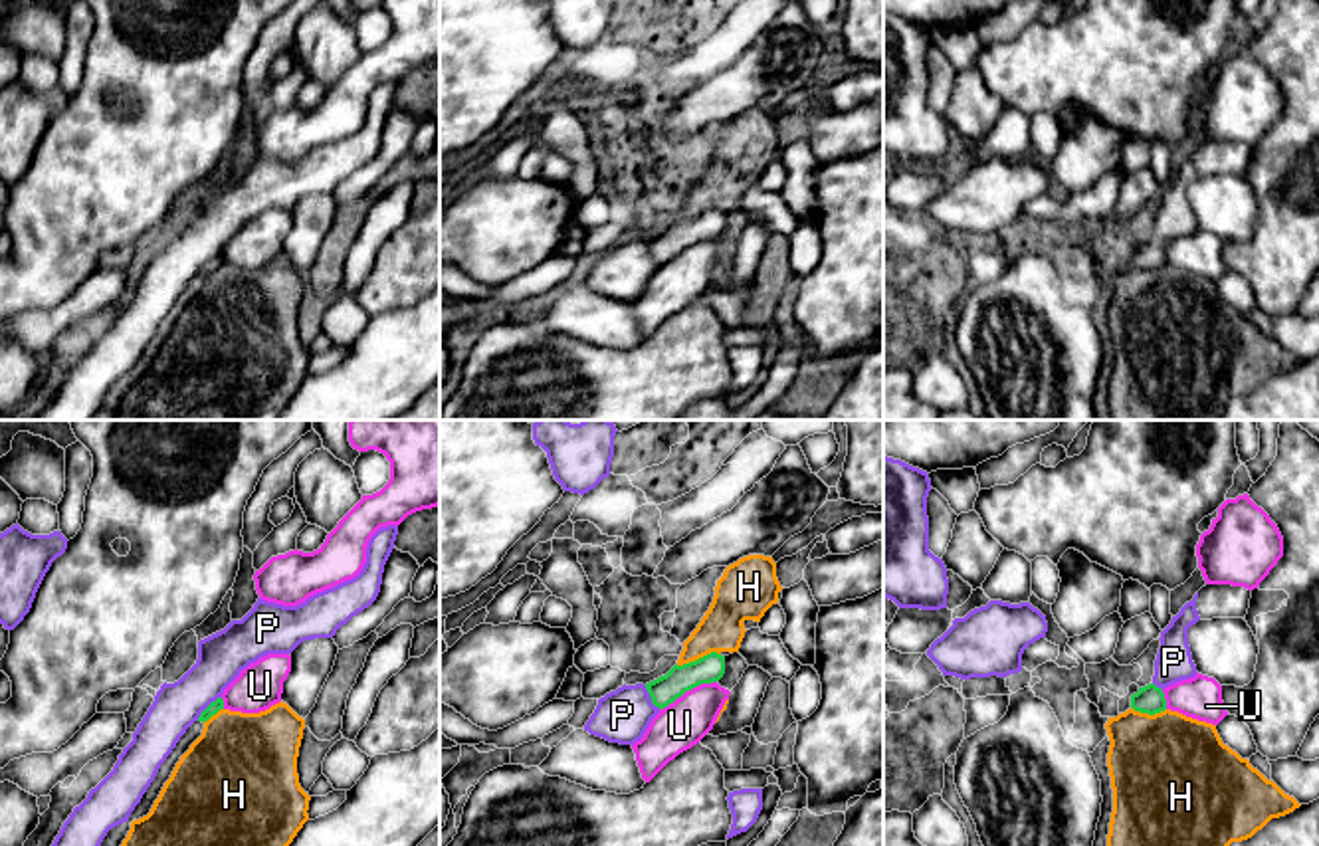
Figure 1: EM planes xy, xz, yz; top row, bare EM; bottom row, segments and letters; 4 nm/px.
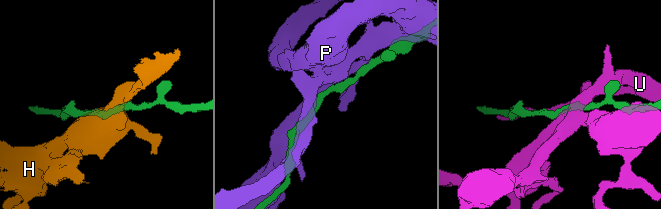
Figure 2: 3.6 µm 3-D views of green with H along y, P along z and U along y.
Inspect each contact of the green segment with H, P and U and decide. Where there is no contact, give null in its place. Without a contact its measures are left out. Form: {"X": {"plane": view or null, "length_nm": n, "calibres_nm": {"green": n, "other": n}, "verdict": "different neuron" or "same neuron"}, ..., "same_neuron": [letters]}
{"H": {"plane": "xz", "length_nm": 190, "calibres_nm": {"green": 120, "other": 180}, "verdict": "different neuron"}, "P": {"plane": "xy", "length_nm": 140, "calibres_nm": {"green": 50, "other": 190}, "verdict": "different neuron"}, "U": {"plane": "xz", "length_nm": 260, "calibres_nm": {"green": 120, "other": 200}, "verdict": "different neuron"}, "same_neuron": []}

